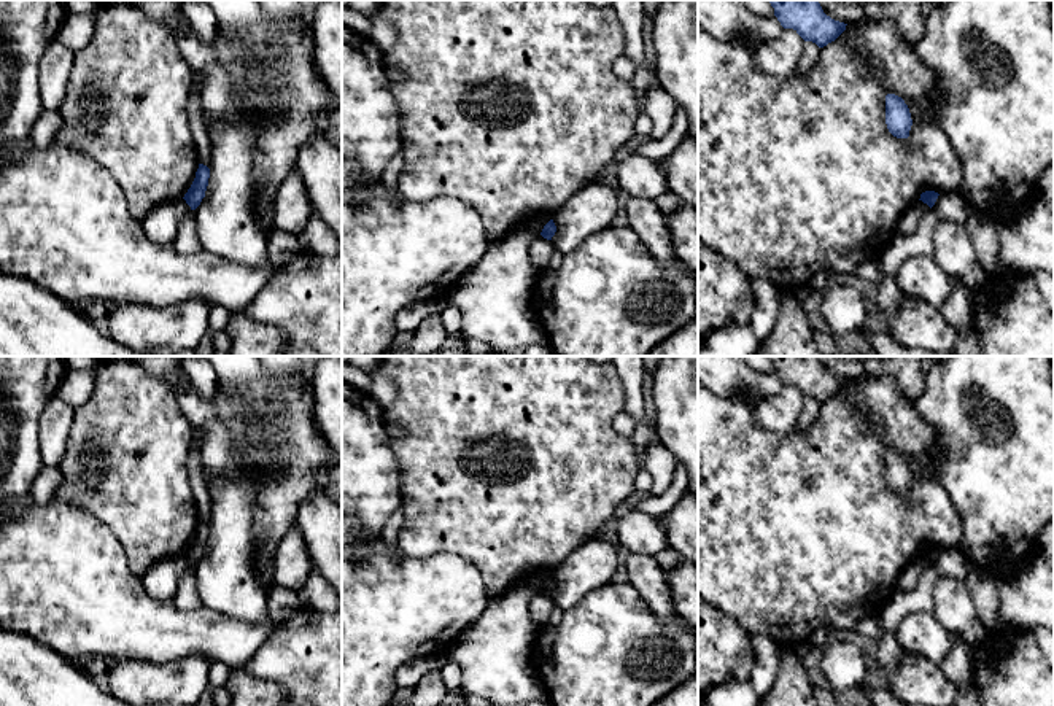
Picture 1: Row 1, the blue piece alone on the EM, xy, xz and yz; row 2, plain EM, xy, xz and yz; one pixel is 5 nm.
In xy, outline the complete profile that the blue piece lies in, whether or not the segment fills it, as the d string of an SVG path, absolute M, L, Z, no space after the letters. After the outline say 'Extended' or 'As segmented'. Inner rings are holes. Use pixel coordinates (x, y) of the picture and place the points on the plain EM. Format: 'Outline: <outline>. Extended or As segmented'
Outline: M197 428L194 431L192 445L186 458L186 471L191 483L191 493L196 499L199 517L196 534L183 553L191 566L196 566L205 553L211 522L211 496L200 463L200 440L203 437L203 433L205 431L202 428Z. Extended

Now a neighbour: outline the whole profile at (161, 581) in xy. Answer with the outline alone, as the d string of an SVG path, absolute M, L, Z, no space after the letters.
M176 555L151 566L141 582L146 593L153 599L172 601L176 593L181 574L191 569L192 566L186 557Z

